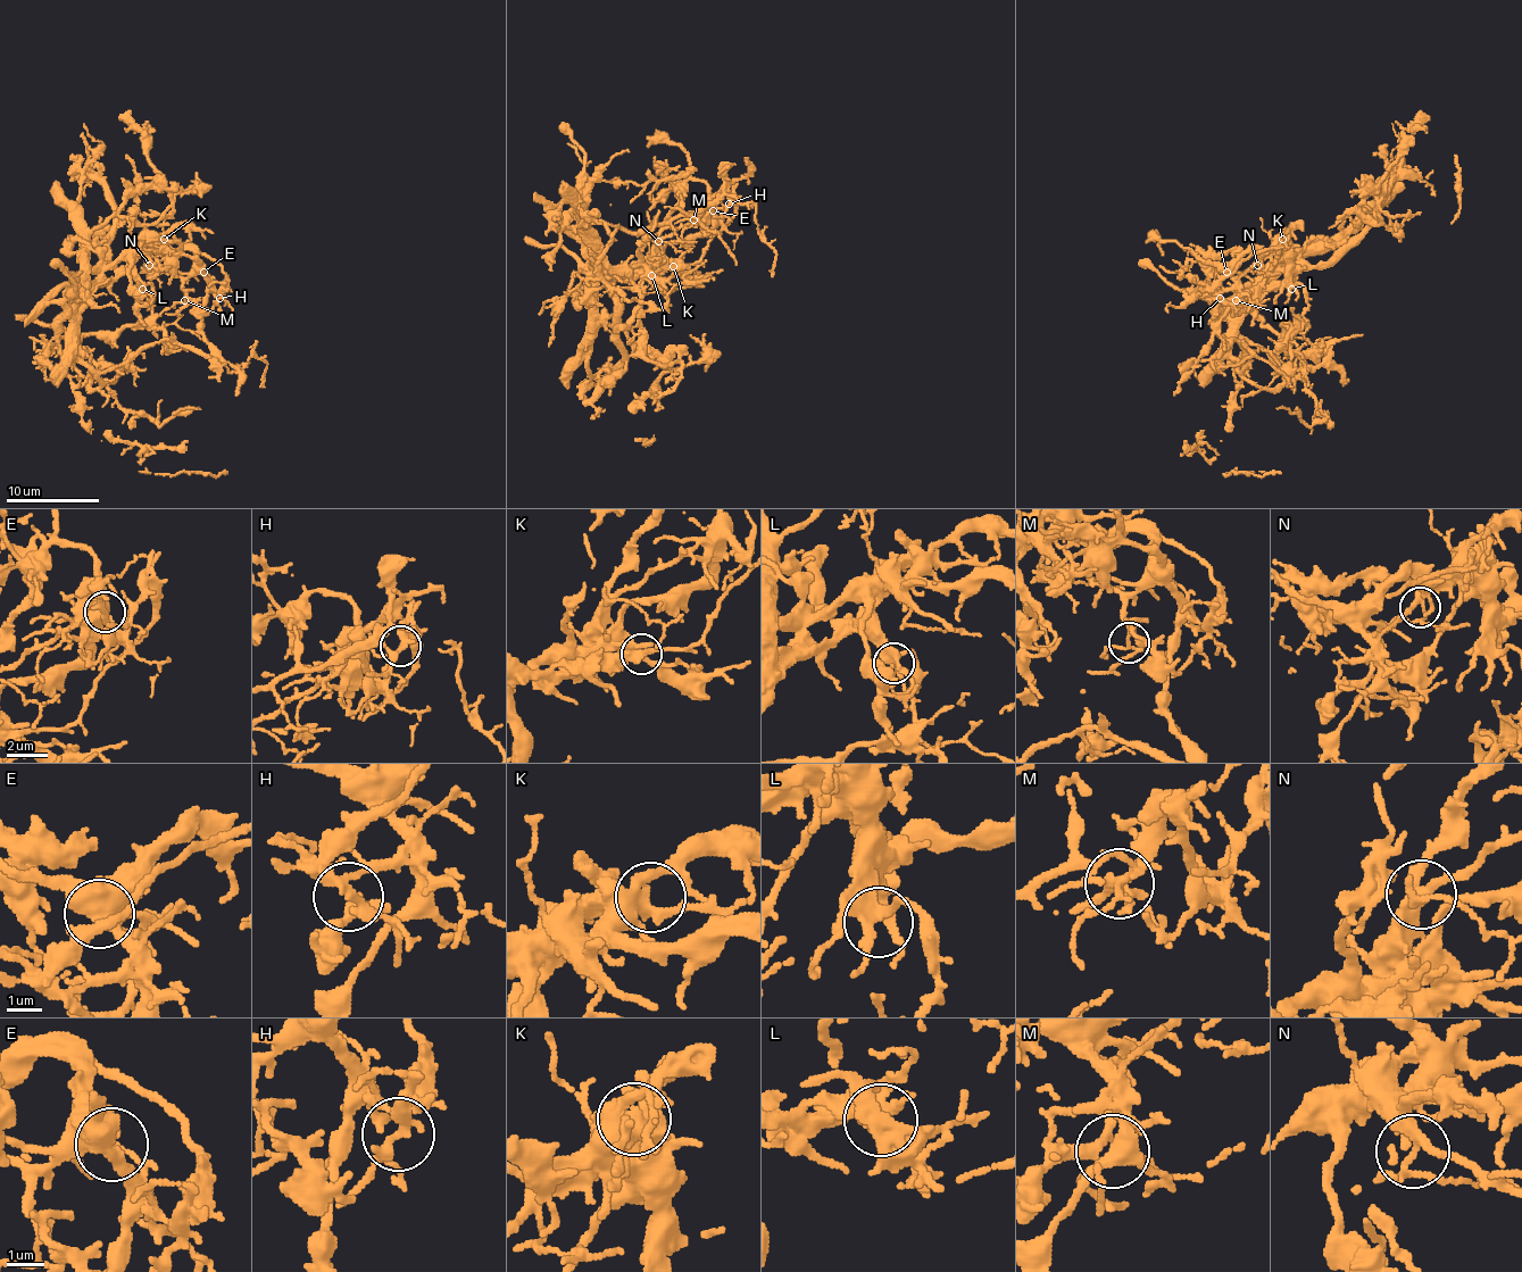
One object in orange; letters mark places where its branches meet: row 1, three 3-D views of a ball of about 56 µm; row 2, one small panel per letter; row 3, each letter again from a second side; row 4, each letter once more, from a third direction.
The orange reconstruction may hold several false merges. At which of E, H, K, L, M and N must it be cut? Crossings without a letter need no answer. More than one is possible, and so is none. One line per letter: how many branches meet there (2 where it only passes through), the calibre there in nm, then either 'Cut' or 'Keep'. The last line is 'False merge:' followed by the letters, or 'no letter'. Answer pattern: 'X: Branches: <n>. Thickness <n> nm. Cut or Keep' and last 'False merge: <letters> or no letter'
E: Branches: 3. Thickness 480 nm. Keep
H: Branches: 3. Thickness 280 nm. Keep
K: Branches: 4. Thickness 440 nm. Keep
L: Branches: 4. Thickness 320 nm. Keep
M: Branches: 4. Thickness 170 nm. Keep
N: Branches: 5. Thickness 280 nm. Keep
False merge: no letter

